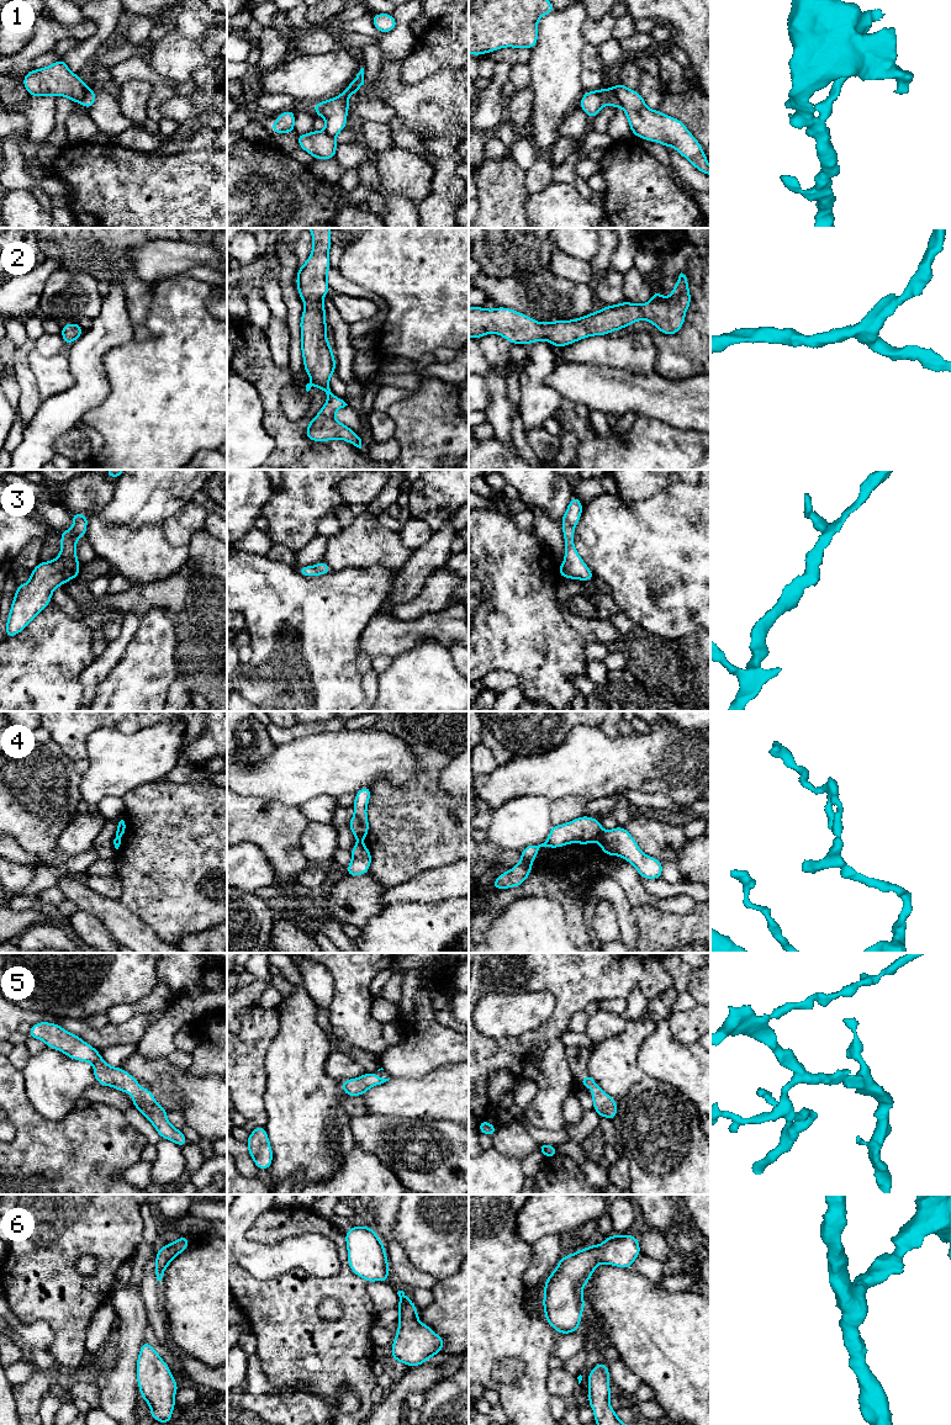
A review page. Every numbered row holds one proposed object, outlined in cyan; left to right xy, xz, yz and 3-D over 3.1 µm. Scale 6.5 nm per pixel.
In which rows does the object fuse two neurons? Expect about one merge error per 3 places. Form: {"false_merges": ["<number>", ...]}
{"false_merges": ["1", "4"]}

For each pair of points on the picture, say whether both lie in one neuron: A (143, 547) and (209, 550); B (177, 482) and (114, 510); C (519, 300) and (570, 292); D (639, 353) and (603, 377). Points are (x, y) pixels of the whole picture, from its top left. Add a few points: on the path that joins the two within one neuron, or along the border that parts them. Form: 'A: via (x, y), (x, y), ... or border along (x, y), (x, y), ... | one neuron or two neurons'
A: border along (188, 546), (188, 561), (185, 563) | two neurons
B: via (160, 482), (130, 506) | one neuron
C: via (532, 296), (558, 296) | one neuron
D: border along (588, 363), (614, 366), (645, 375) | two neurons

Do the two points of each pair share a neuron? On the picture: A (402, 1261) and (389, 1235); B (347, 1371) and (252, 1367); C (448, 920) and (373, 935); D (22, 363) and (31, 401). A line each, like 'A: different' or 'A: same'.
A: different
B: different
C: same
D: same

